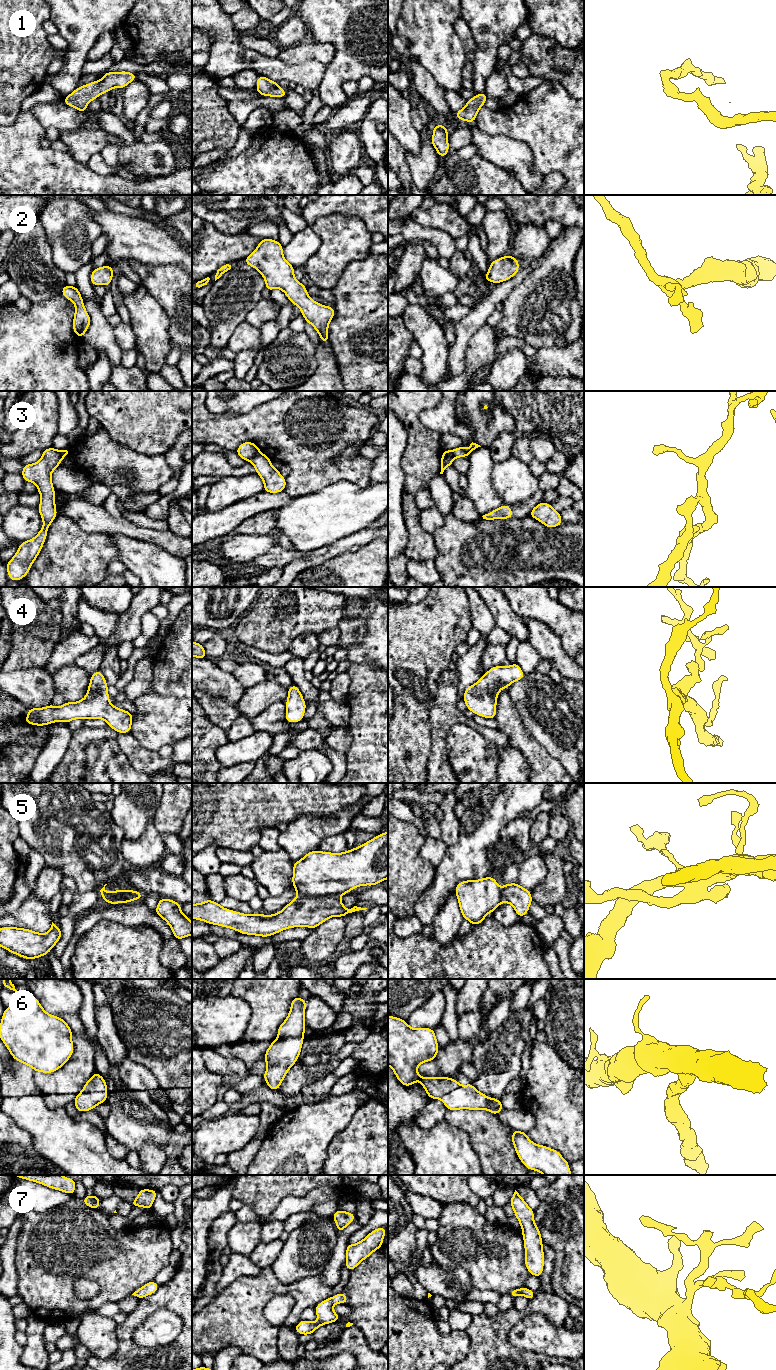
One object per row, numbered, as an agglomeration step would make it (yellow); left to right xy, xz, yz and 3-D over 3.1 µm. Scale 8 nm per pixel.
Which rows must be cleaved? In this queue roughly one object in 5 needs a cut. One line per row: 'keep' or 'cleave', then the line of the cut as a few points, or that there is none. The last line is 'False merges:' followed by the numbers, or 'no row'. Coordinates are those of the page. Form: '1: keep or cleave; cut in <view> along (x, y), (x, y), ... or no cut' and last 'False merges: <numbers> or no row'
1: keep; no cut
2: keep; no cut
3: cleave; cut in xz along (260, 452), (249, 460)
4: keep; no cut
5: cleave; cut in xz along (298, 895), (337, 896)
6: keep; no cut
7: keep; no cut
False merges: 3, 5

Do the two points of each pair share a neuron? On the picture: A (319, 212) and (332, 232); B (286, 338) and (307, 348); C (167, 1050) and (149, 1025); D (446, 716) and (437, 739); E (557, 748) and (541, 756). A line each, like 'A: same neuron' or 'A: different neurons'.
A: different neurons
B: same neuron
C: same neuron
D: same neuron
E: different neurons

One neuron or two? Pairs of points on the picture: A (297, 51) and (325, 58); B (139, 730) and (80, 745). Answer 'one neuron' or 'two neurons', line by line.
A: one neuron
B: two neurons

